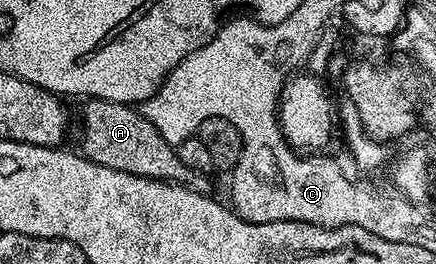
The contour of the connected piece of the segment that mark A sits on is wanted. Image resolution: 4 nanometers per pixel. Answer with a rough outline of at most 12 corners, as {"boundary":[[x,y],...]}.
{"boundary":[[82,103],[78,153],[210,191],[134,105]]}

